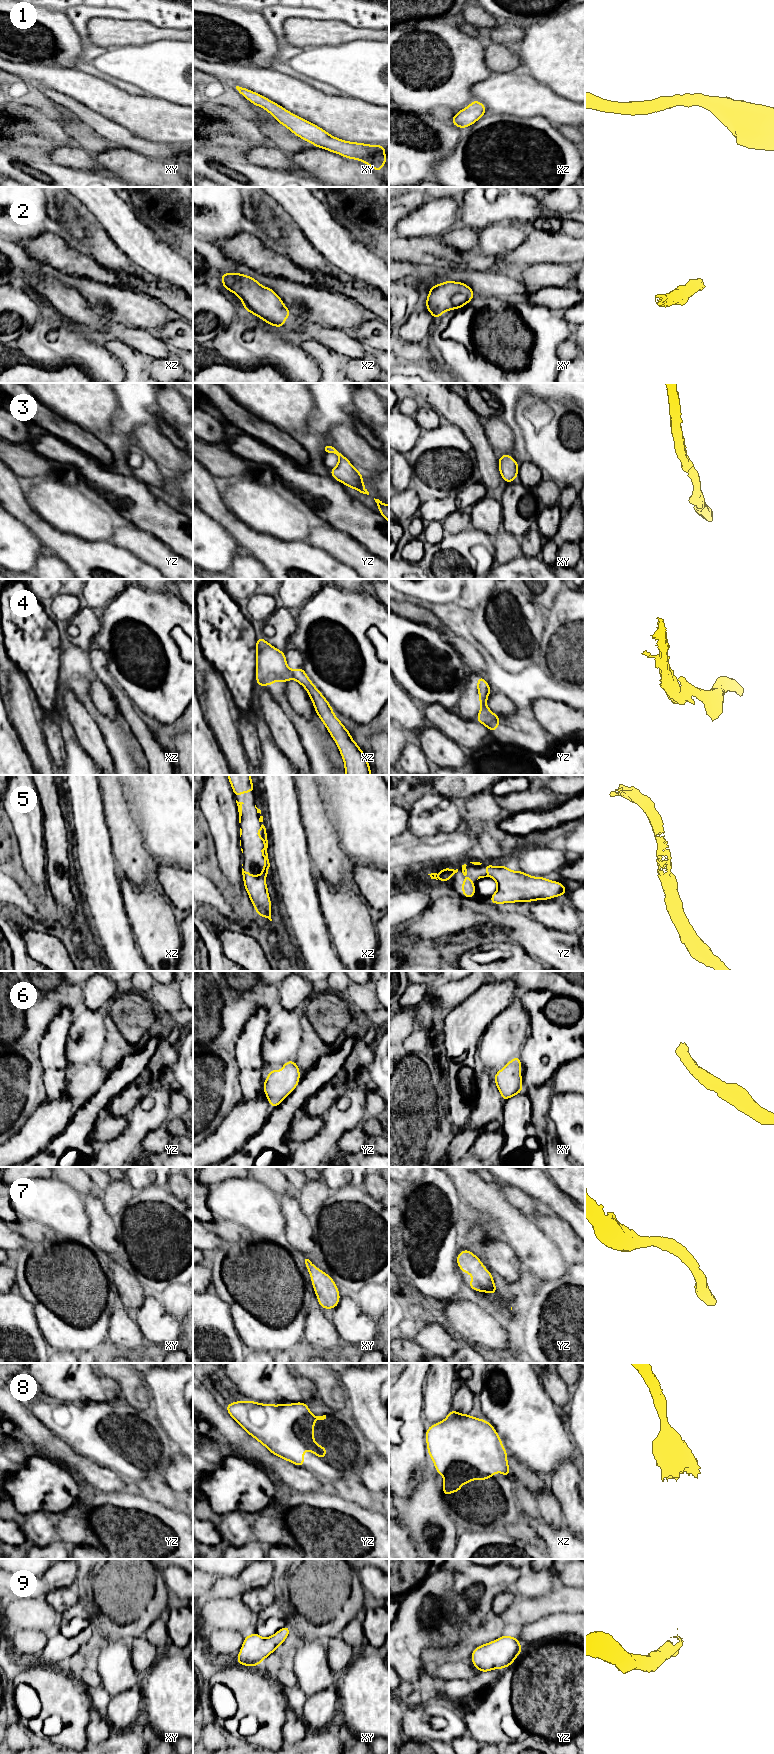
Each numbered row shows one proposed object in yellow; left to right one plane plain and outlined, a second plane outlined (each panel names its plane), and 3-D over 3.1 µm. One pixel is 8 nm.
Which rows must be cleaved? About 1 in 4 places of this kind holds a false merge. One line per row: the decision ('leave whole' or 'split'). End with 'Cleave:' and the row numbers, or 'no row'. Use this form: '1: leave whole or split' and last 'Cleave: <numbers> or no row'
1: leave whole
2: leave whole
3: leave whole
4: split
5: leave whole
6: leave whole
7: leave whole
8: leave whole
9: leave whole
Cleave: 4

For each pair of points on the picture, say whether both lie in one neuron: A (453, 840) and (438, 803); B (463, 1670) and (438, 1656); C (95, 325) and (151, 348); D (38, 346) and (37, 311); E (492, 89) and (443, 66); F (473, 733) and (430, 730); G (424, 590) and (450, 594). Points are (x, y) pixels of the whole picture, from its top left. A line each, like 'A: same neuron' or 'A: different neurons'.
A: different neurons
B: same neuron
C: same neuron
D: different neurons
E: different neurons
F: different neurons
G: same neuron

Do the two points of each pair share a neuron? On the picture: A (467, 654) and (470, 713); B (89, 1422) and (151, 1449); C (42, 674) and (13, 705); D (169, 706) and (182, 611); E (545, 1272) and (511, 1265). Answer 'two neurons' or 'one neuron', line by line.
A: two neurons
B: one neuron
C: two neurons
D: one neuron
E: two neurons

